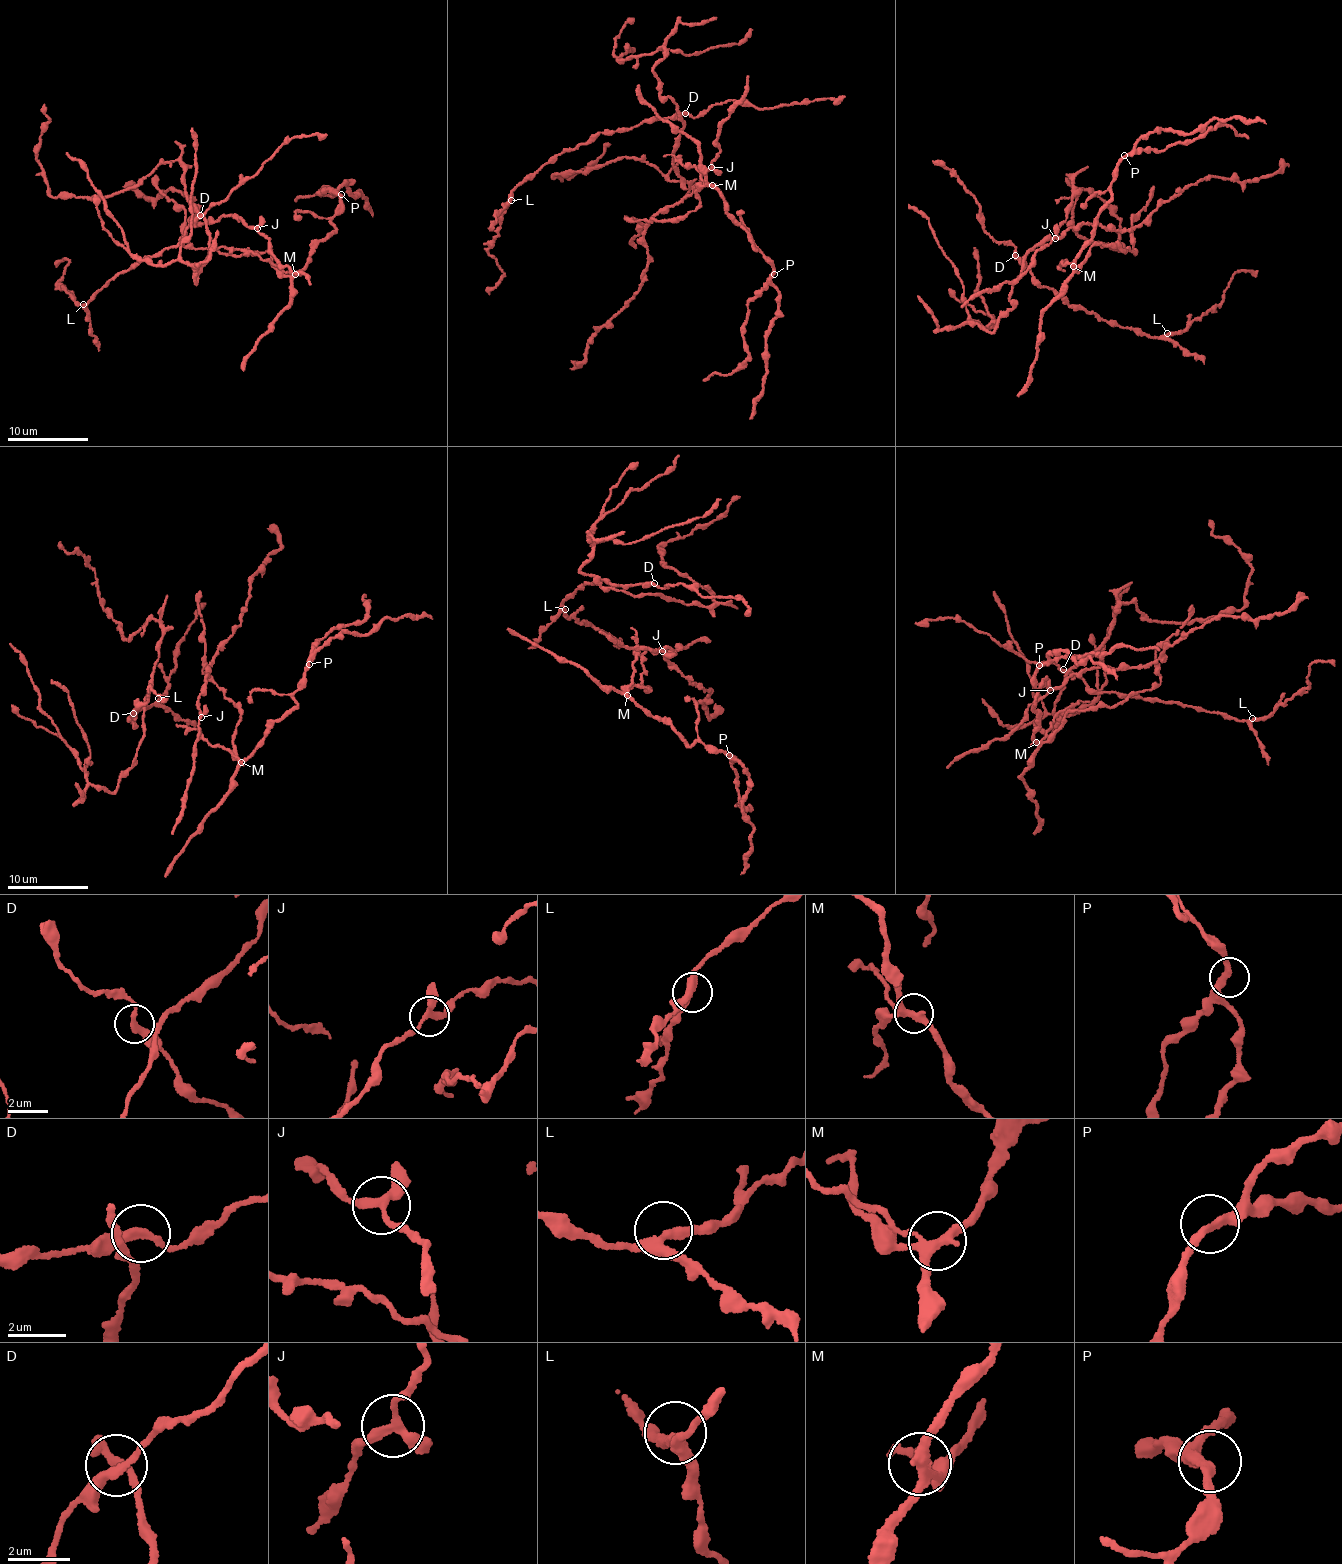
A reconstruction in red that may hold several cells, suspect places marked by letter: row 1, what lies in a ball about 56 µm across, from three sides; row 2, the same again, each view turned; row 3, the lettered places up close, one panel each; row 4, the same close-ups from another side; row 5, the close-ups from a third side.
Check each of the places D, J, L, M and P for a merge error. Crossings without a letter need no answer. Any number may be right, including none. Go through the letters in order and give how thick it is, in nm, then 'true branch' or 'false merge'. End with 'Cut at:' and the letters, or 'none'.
D: 280 nm | true branch
J: 240 nm | true branch
L: 280 nm | true branch
M: 280 nm | false merge
P: 280 nm | true branch
Cut at: M

